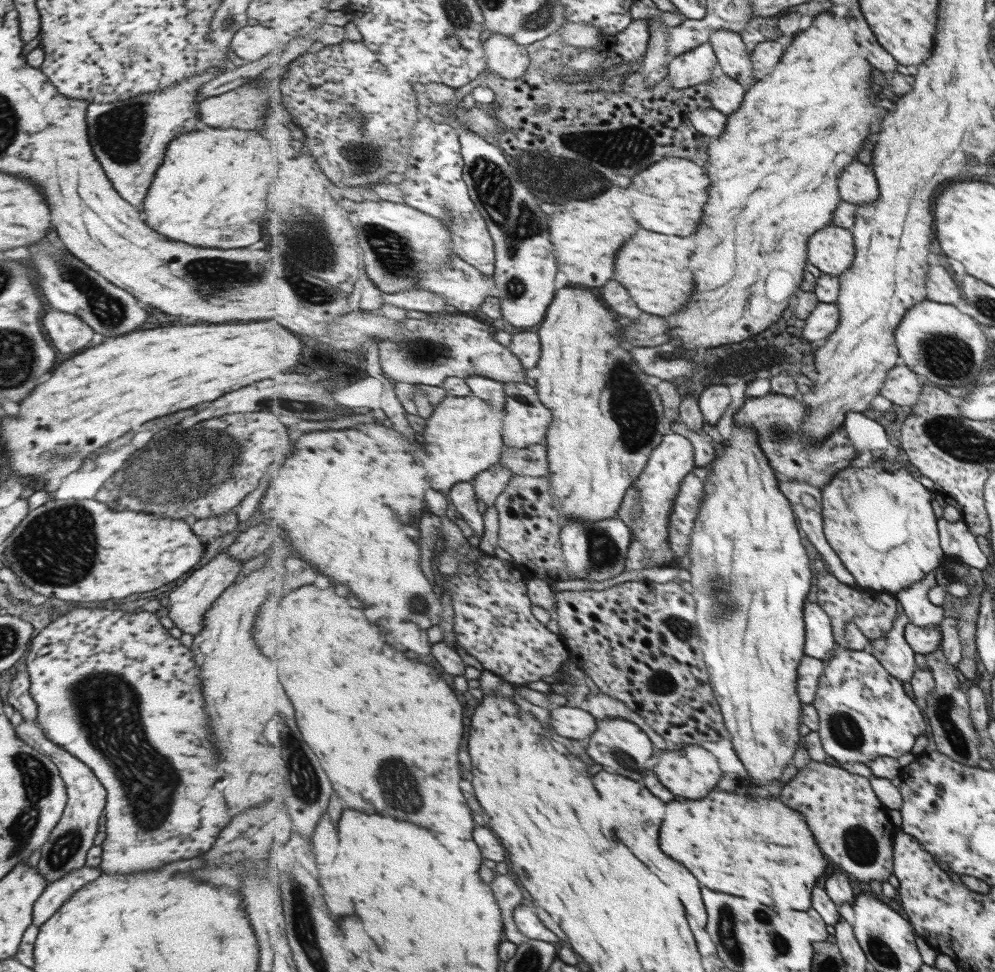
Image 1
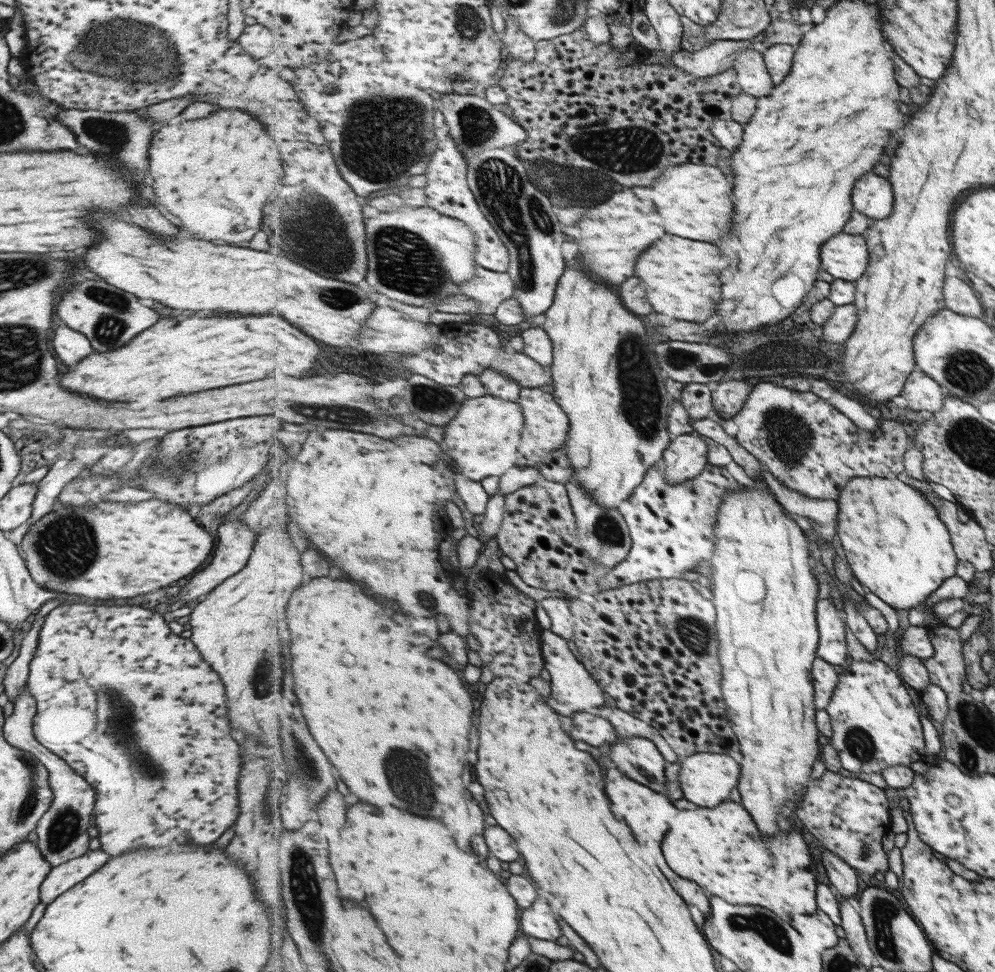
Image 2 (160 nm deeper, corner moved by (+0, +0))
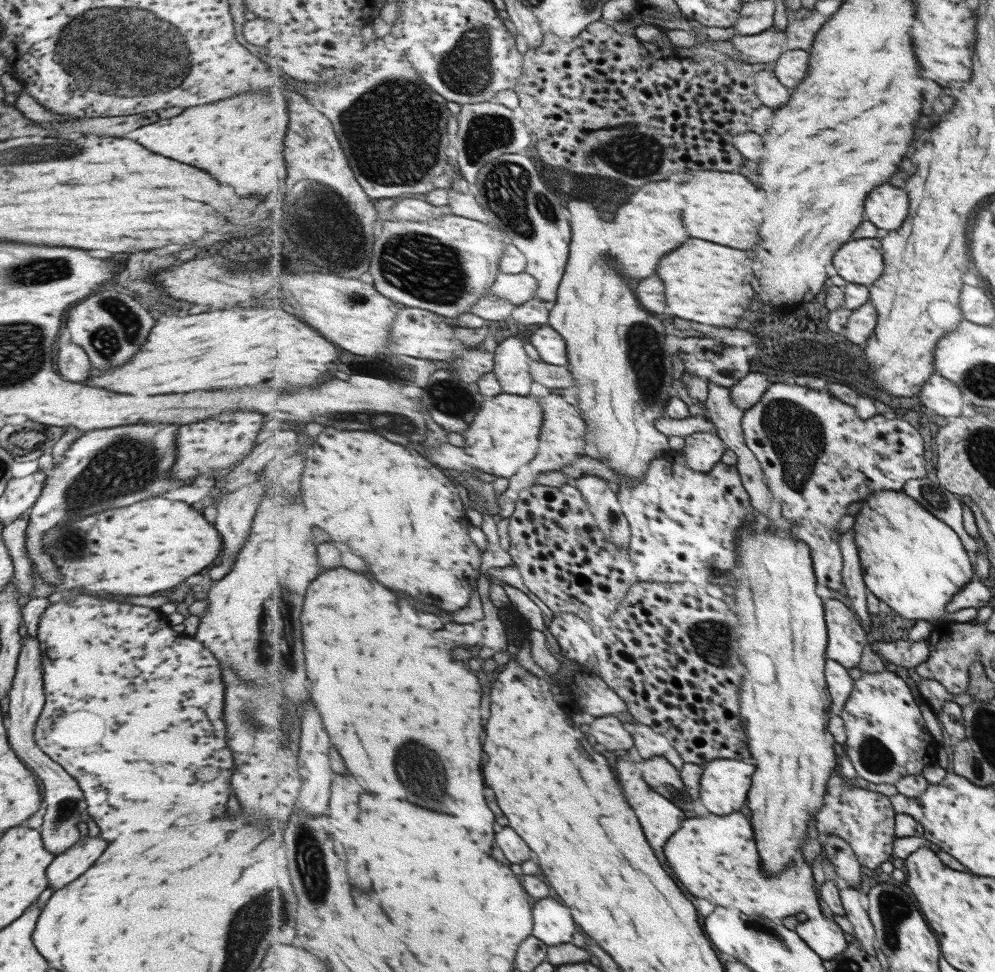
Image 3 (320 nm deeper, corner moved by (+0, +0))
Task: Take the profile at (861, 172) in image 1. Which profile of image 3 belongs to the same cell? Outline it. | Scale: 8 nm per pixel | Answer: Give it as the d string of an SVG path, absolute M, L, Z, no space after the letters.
M887 184L879 186L866 204L867 220L887 231L899 230L910 216L910 196L905 189Z

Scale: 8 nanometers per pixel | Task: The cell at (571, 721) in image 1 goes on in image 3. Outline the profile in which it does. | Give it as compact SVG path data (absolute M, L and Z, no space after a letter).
M613 715L603 717L595 717L591 723L589 732L591 736L597 738L597 742L605 744L609 750L617 750L617 752L626 752L635 747L635 739L628 728L619 718Z

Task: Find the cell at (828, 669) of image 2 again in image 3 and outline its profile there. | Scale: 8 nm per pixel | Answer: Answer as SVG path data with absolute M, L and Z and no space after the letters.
M828 658L826 677L830 684L829 690L834 698L834 704L830 708L831 715L841 715L852 692L856 690L856 673L843 666L843 663Z

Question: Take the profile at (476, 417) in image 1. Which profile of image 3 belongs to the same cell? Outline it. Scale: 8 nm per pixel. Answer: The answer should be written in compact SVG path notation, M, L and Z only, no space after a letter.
M503 393L499 396L489 397L483 403L475 421L465 430L467 446L465 450L473 458L477 458L478 468L496 477L511 478L519 472L523 464L529 464L538 456L539 436L545 420L542 402L536 396L523 396L518 394Z

